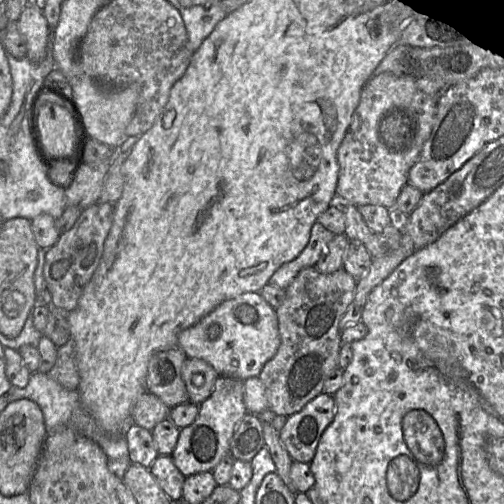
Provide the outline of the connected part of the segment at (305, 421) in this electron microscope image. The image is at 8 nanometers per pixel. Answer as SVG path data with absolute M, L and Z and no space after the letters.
M321 393L302 410L287 417L279 436L293 461L312 461L322 434L335 417L335 409L334 396Z

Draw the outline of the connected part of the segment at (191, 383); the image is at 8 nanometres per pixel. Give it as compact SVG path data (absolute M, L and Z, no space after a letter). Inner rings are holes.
M186 358L181 369L189 395L189 402L203 403L212 393L218 372L211 364L200 358Z

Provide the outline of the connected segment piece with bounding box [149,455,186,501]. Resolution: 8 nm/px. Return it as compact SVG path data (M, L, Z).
M158 455L149 469L172 501L183 499L183 485L186 477L175 466L172 456Z

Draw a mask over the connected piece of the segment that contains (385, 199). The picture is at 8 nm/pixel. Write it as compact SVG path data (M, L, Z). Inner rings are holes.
M392 73L374 74L368 80L368 82L366 82L366 84L362 89L360 102L353 114L350 127L348 128L348 131L340 147L338 148L337 158L339 162L340 171L339 171L338 185L336 188L336 194L337 194L336 197L339 199L337 202L341 201L345 204L353 204L357 207L361 205L372 204L372 205L382 205L388 209L394 208L395 203L403 187L409 182L409 171L418 161L423 145L431 134L437 113L438 101L439 100L432 98L431 96L423 92L421 89L419 89L419 87L417 86L417 78L413 76L396 75Z

